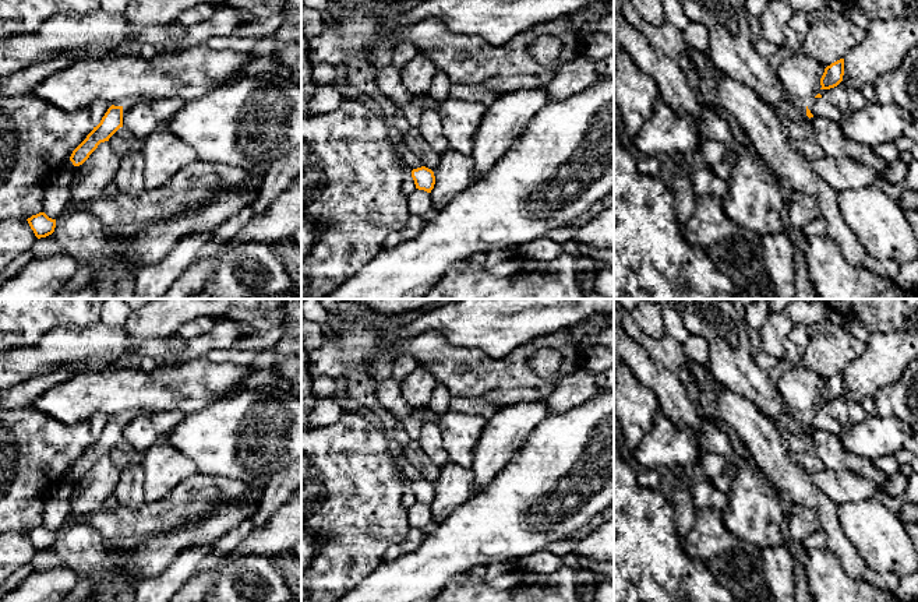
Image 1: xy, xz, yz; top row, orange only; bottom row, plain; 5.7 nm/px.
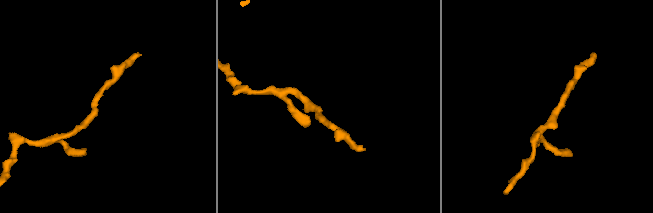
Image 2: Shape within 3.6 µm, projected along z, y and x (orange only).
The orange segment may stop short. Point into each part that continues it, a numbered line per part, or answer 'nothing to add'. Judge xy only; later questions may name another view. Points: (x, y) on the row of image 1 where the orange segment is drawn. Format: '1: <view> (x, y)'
nothing to add

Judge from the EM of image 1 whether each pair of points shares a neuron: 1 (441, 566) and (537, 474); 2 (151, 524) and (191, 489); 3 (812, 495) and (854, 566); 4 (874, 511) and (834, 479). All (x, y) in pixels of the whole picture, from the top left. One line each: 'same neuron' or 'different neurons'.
1: same neuron
2: same neuron
3: same neuron
4: different neurons

